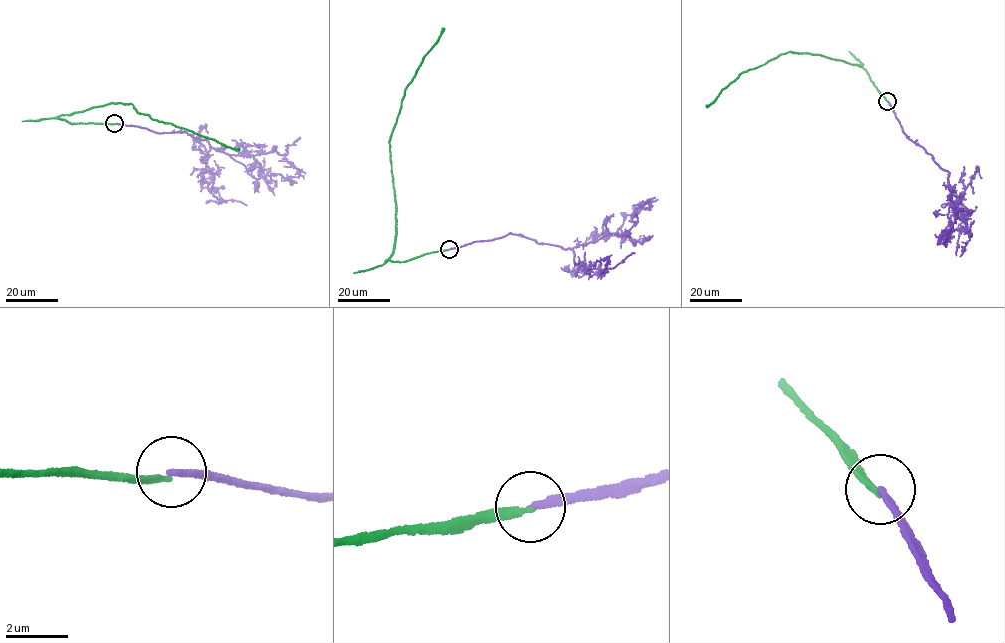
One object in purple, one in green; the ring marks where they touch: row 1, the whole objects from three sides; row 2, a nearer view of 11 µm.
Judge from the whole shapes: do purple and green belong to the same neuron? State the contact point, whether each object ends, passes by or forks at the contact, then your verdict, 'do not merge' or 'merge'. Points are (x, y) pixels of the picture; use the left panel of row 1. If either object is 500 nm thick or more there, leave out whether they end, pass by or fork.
at (114, 123); purple ends there; green ends there; do not merge

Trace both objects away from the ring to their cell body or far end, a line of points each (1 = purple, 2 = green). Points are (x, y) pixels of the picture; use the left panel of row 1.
1: (114, 123), (157, 132), (182, 131), (230, 155), (276, 151), (299, 175), (287, 177)
2: (114, 123), (69, 123), (58, 118), (111, 103), (130, 103), (153, 120), (240, 149)

